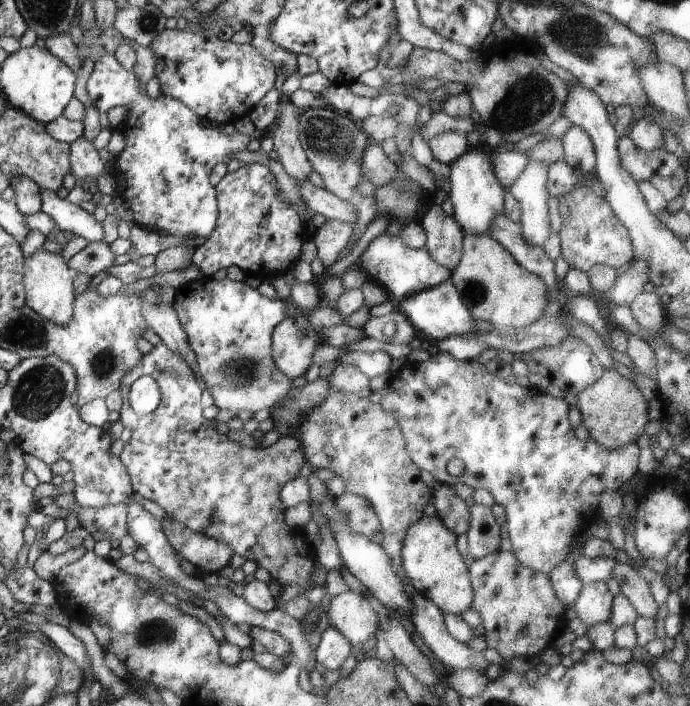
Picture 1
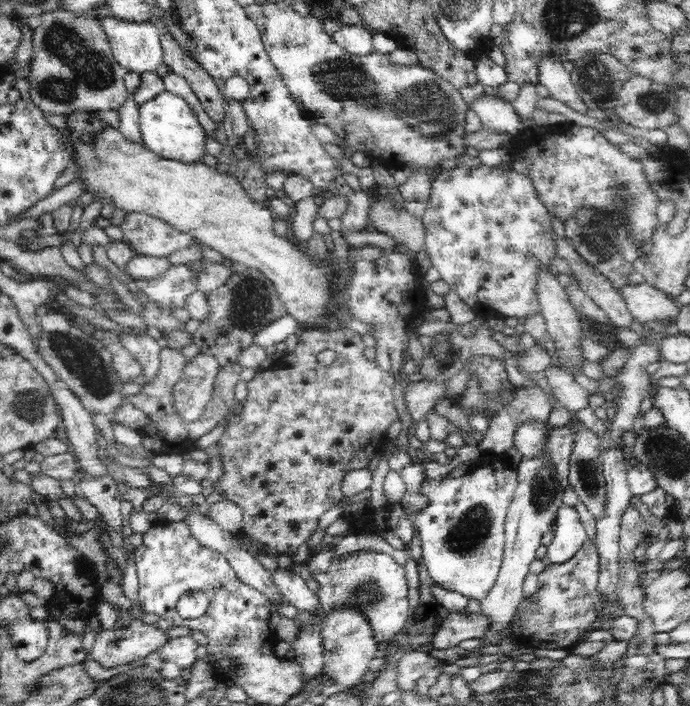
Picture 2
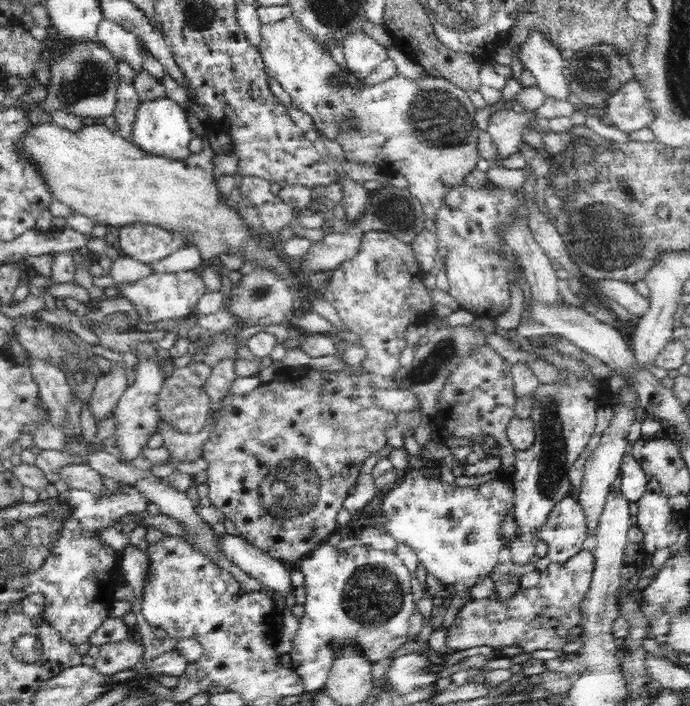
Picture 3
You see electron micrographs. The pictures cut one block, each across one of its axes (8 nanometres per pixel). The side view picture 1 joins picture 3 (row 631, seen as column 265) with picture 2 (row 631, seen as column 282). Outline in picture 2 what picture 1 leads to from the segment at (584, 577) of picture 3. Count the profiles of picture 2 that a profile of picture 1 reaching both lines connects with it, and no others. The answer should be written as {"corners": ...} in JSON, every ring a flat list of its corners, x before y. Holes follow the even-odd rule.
{"corners":[[586,539,582,548,574,556,562,564,545,566,537,575,537,590,528,596,528,600,520,602,512,623,505,630,501,638,508,634,518,634,530,640,529,648,565,649,570,650,578,642,580,636,592,628,594,622,599,622,600,609,598,604,603,596,598,591,598,578,600,572,600,553,595,542],[450,612,437,628,431,648,446,650,456,647,460,642,484,638,488,634,491,621,483,613]]}

